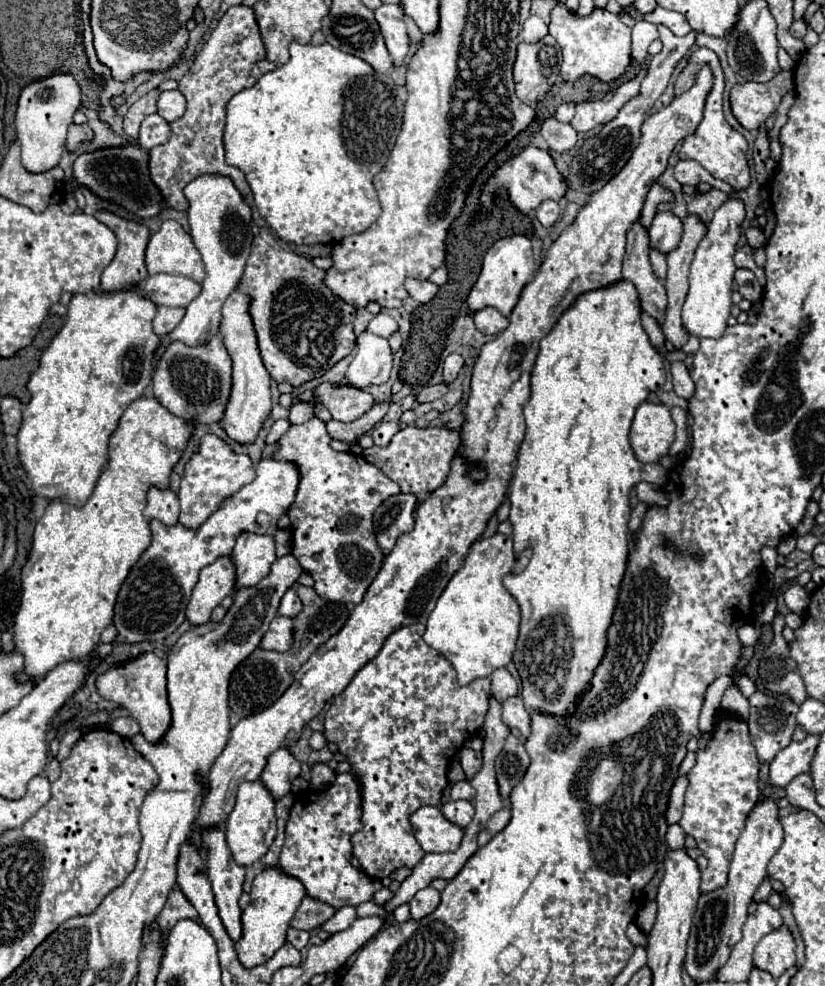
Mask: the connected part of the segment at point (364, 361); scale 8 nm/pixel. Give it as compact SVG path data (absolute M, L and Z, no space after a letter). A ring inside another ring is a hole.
M363 332L357 338L357 354L347 368L347 386L367 388L371 384L383 384L389 380L393 354L389 342L371 332Z

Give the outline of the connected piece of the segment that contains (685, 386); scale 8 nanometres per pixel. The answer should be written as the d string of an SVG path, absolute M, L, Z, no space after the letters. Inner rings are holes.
M671 362L671 376L673 376L673 390L677 392L677 396L689 400L693 396L695 384L689 376L689 370L683 362Z

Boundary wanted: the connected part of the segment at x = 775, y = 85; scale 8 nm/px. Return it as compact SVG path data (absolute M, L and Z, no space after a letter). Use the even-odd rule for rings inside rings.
M779 72L765 84L735 84L729 94L733 116L743 128L757 130L777 110L783 96L793 88L793 72Z

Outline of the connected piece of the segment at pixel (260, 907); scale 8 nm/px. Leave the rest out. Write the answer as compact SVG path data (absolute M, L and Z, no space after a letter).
M265 868L263 872L255 876L253 890L251 890L251 904L243 910L243 916L241 916L243 936L241 940L235 942L237 958L245 968L255 968L259 964L265 964L285 944L289 922L303 898L305 898L303 884L283 874L279 868Z

